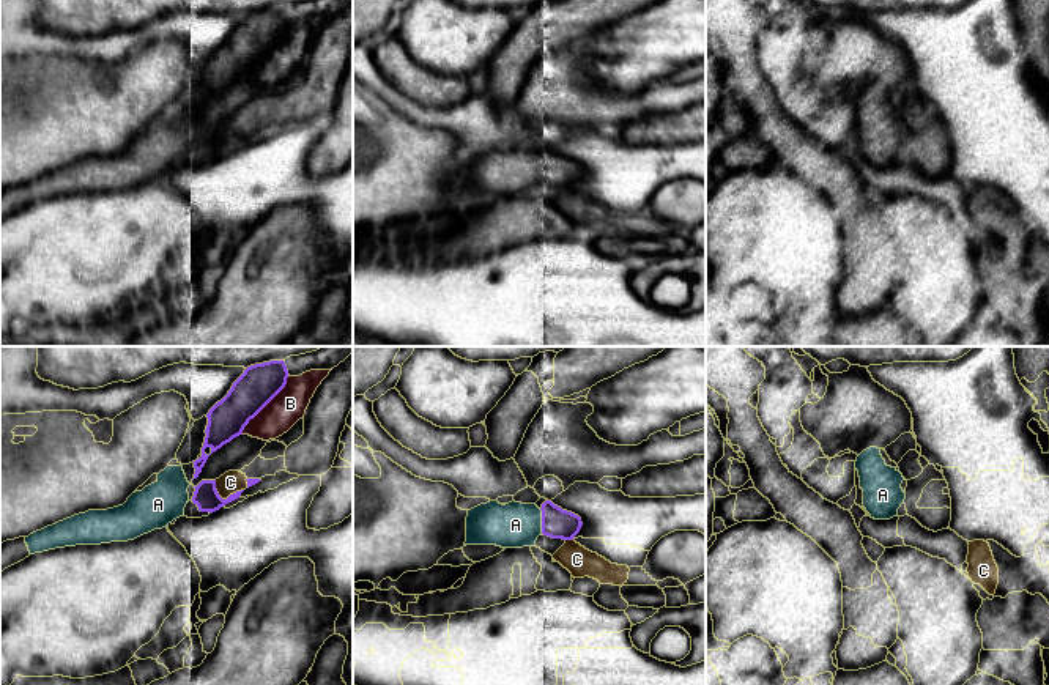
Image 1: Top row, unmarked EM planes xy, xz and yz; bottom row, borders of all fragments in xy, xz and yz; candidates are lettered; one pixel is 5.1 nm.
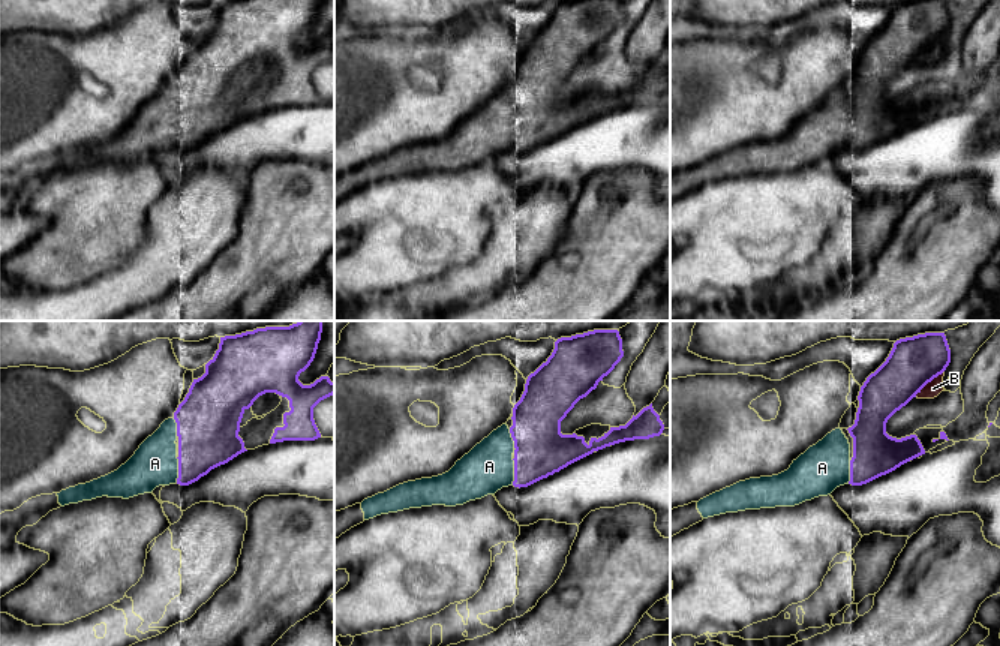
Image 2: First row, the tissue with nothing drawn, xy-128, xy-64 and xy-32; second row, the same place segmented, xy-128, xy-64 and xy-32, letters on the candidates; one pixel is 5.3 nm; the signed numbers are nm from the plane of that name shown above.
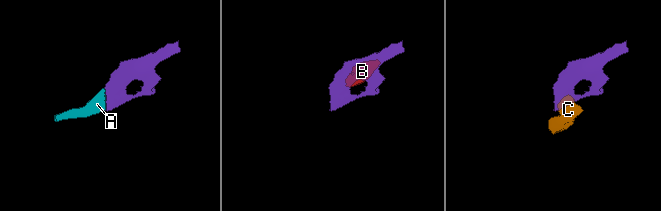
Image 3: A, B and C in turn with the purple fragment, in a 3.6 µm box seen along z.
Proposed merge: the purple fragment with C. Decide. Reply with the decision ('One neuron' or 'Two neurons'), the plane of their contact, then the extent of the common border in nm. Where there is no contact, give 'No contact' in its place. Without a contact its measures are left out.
Two neurons. Touches purple in xy. Shared border 160 nm

